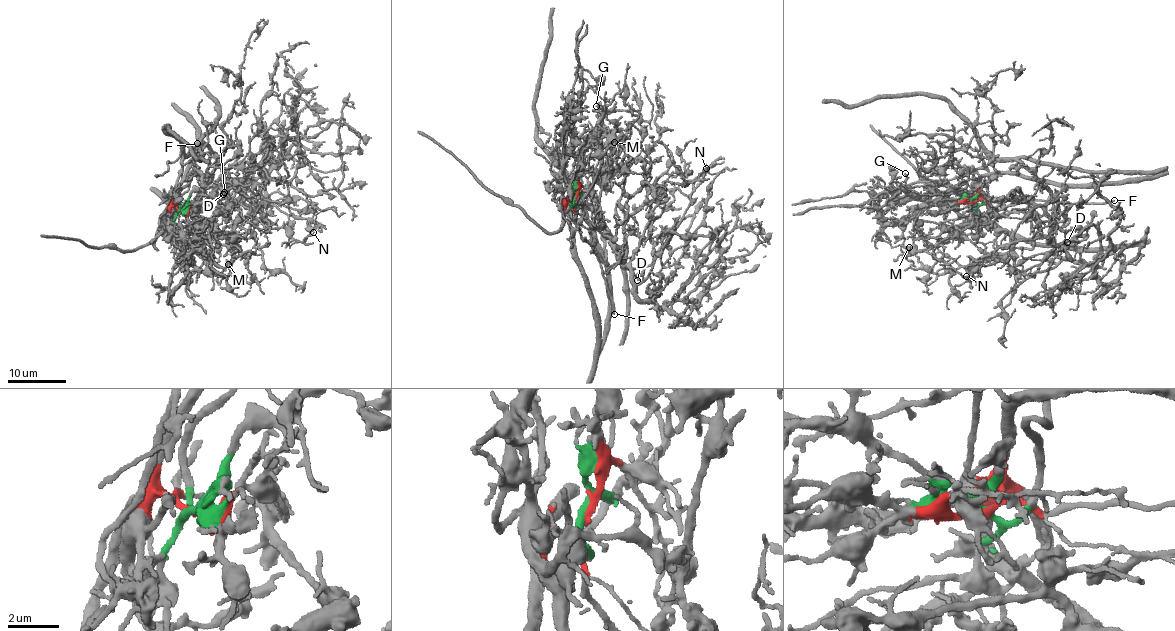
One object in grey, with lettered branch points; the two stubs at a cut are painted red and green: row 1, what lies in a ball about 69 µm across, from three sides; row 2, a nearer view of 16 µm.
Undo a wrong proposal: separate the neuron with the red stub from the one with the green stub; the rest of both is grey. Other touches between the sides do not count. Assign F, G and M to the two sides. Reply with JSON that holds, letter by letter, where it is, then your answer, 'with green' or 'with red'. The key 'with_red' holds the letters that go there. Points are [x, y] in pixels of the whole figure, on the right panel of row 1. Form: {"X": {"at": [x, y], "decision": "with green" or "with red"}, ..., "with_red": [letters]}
{"F": {"at": [1114, 200], "decision": "with red"}, "G": {"at": [905, 173], "decision": "with green"}, "M": {"at": [909, 247], "decision": "with red"}, "with_red": ["F", "M"]}

